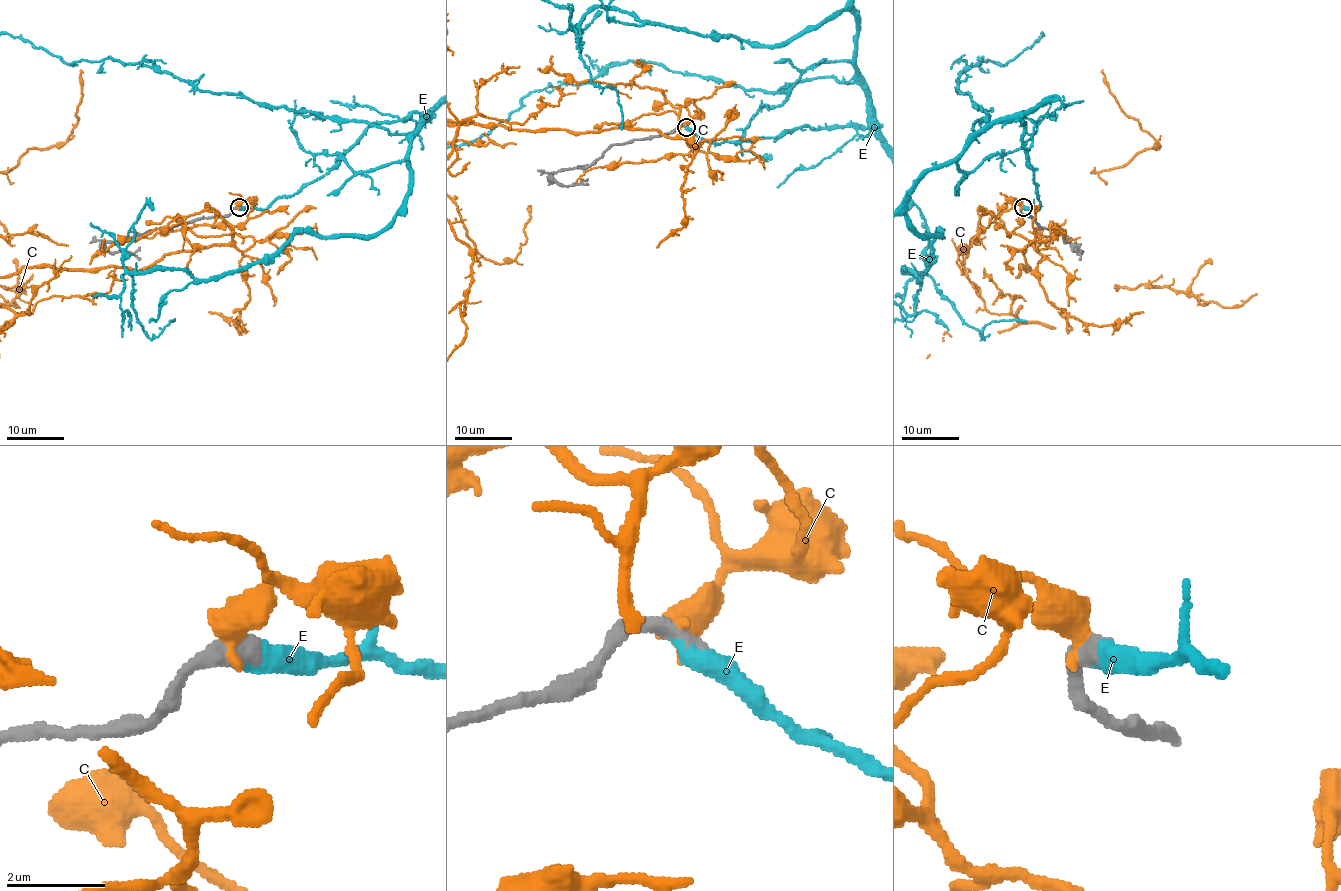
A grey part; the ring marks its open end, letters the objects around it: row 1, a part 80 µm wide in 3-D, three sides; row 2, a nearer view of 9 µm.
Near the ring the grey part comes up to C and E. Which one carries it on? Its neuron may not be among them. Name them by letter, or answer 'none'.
E

